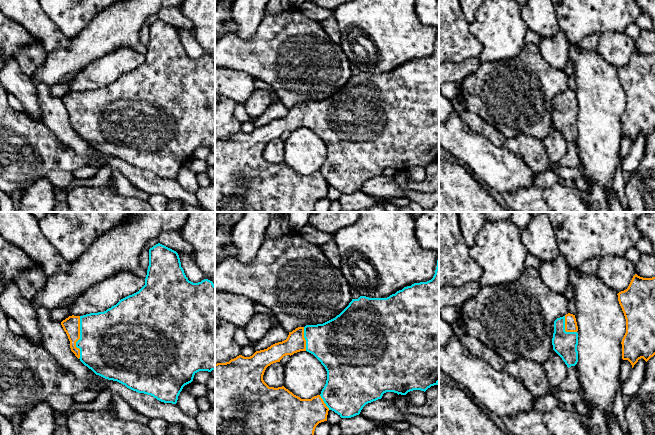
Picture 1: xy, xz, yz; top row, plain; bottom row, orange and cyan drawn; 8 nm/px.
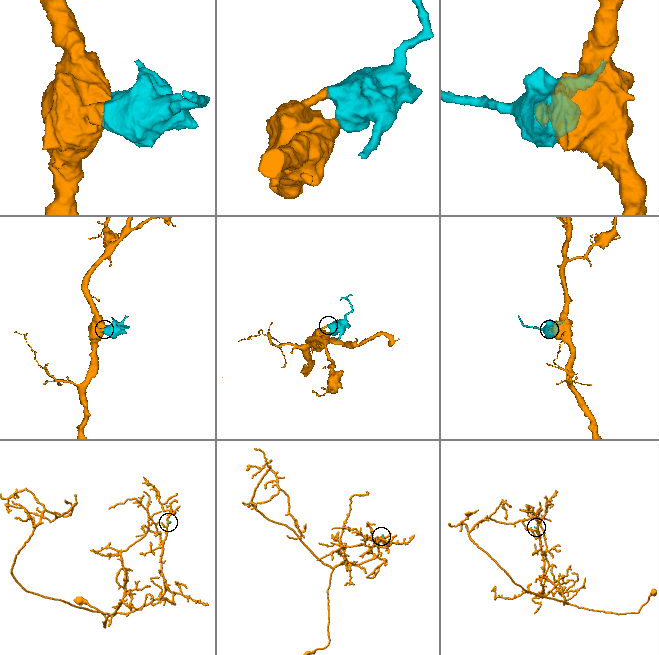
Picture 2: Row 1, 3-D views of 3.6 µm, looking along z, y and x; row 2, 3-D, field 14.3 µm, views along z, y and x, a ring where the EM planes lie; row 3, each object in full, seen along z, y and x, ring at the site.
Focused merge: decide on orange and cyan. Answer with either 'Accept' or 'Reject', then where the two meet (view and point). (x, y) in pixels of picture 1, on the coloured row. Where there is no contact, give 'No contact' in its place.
Accept. Touches orange at xy (79, 337)

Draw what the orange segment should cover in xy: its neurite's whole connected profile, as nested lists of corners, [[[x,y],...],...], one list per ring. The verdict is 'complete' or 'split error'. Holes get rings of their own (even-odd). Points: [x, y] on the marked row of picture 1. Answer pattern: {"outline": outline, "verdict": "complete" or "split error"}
{"outline": [[[160,243],[149,249],[149,266],[145,285],[138,292],[121,299],[116,305],[104,312],[90,313],[83,316],[69,316],[61,322],[61,325],[70,341],[71,351],[96,375],[117,381],[133,391],[151,395],[164,403],[176,404],[183,387],[193,381],[197,372],[215,370],[215,285],[208,279],[198,283],[189,281],[181,267],[178,253]]], "verdict": "split error"}

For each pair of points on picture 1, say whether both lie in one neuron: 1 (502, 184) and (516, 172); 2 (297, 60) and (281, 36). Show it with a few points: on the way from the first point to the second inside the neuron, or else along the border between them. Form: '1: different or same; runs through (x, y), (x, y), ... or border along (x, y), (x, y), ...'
1: same; runs through (505, 181), (513, 173)
2: same; runs through (293, 54), (284, 42)

